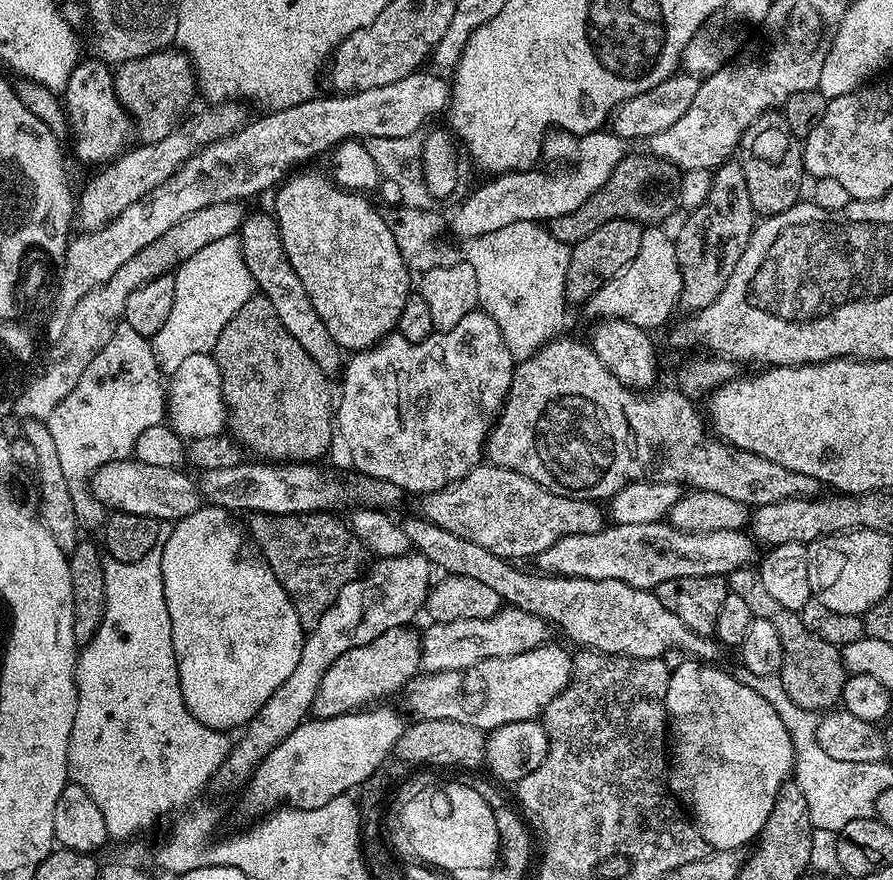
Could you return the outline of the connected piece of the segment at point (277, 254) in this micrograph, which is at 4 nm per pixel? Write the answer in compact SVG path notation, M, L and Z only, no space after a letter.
M249 211L245 215L244 221L240 223L238 233L242 258L252 275L253 285L258 289L259 295L274 306L278 319L286 330L294 337L298 346L318 362L318 366L324 373L339 373L342 368L342 349L334 342L330 330L326 330L326 322L318 318L318 310L314 310L314 302L306 294L302 281L298 279L298 274L294 274L294 266L290 266L290 258L286 258L286 246L282 246L280 237L280 227L275 215L268 212Z

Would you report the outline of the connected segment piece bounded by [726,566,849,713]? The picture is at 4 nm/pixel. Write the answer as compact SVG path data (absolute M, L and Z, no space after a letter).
M749 566L729 572L726 579L728 591L738 594L738 598L743 598L746 606L750 606L755 619L768 620L770 626L778 630L784 655L784 665L780 667L778 675L786 693L790 694L791 701L817 713L821 710L835 709L840 704L840 695L849 677L849 673L844 671L840 648L835 644L822 642L822 638L810 634L810 630L806 630L802 622L800 613L786 610L766 591L766 586L755 567Z

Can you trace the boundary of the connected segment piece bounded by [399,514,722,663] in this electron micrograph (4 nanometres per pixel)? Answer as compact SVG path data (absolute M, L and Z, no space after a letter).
M418 514L399 521L411 547L445 575L477 579L497 591L501 601L509 607L526 610L542 617L553 627L558 626L576 645L589 651L610 653L612 656L663 657L666 651L680 649L689 657L703 663L713 663L720 656L722 646L713 637L700 636L686 627L658 601L649 589L630 586L618 579L586 579L573 576L550 576L520 572L513 563L501 559L485 547L461 536L434 526Z

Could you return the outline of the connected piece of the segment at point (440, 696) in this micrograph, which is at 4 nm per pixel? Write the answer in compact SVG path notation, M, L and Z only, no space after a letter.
M555 642L539 644L534 650L526 650L522 654L514 654L506 658L486 658L474 666L462 671L433 672L420 674L407 684L408 708L416 720L449 720L462 722L466 726L474 726L487 734L493 728L506 726L506 722L522 722L535 720L543 713L544 707L572 681L574 660L564 648Z

